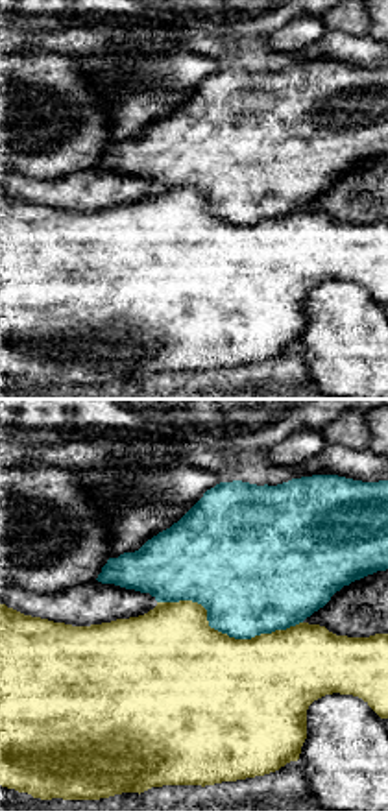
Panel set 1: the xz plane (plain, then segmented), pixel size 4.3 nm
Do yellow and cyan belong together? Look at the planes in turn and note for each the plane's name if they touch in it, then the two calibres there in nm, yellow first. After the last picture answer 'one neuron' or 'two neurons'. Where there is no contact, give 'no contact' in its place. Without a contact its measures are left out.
meets yellow in xz; 500 nm thick on the yellow side, 440 nm on the other

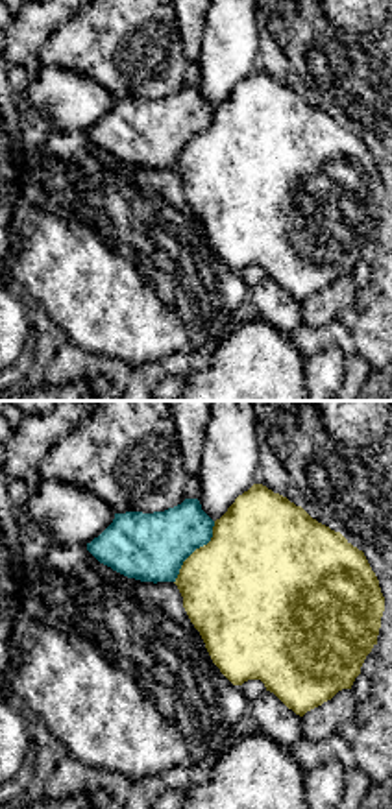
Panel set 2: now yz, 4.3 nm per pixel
meets yellow in yz; 480 nm thick on the yellow side, 300 nm on the other

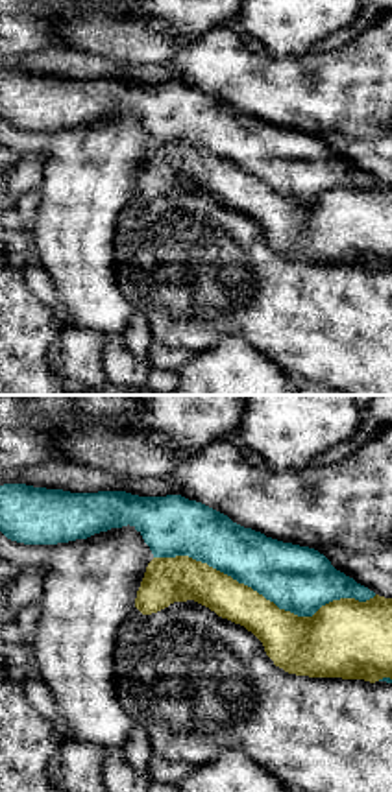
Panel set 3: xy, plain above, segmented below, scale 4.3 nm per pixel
meets yellow in xy; 240 nm thick on the yellow side, 280 nm on the other

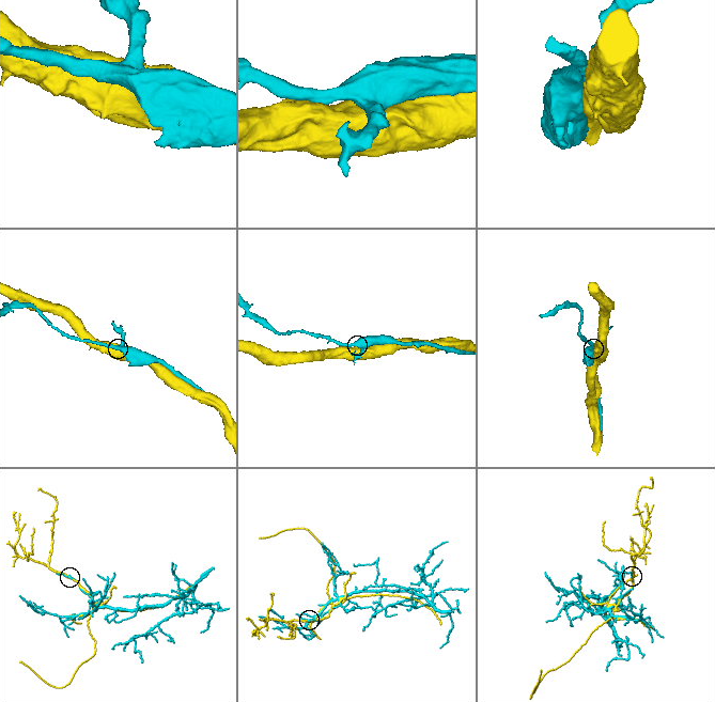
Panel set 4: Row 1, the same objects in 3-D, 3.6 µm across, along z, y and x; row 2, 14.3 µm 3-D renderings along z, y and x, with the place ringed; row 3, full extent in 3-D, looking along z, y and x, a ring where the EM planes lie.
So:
two neurons

